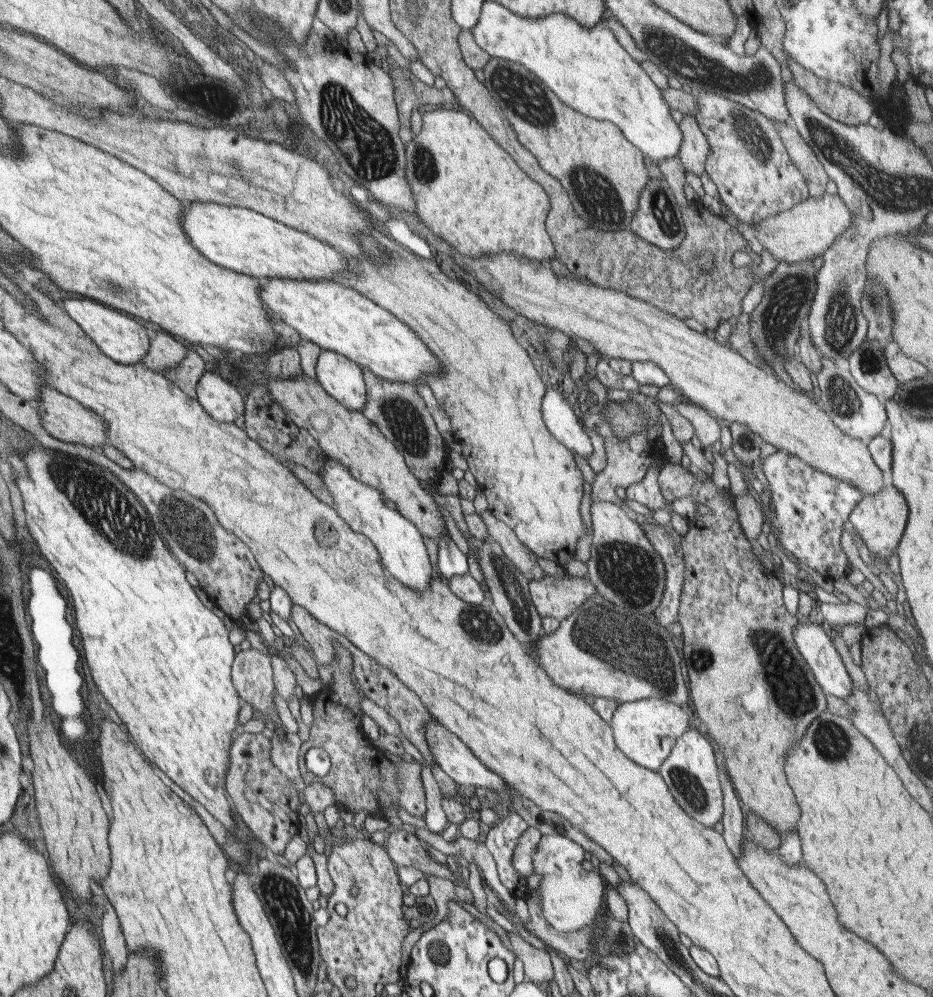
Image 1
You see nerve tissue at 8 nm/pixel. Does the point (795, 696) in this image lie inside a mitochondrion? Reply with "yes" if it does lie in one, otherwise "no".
yes

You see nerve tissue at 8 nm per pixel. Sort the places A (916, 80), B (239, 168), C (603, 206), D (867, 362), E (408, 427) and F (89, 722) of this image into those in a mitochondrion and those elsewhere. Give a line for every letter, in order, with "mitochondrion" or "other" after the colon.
A: other
B: mitochondrion
C: mitochondrion
D: mitochondrion
E: mitochondrion
F: other

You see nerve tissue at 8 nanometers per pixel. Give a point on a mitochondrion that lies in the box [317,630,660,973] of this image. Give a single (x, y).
(440, 952)

